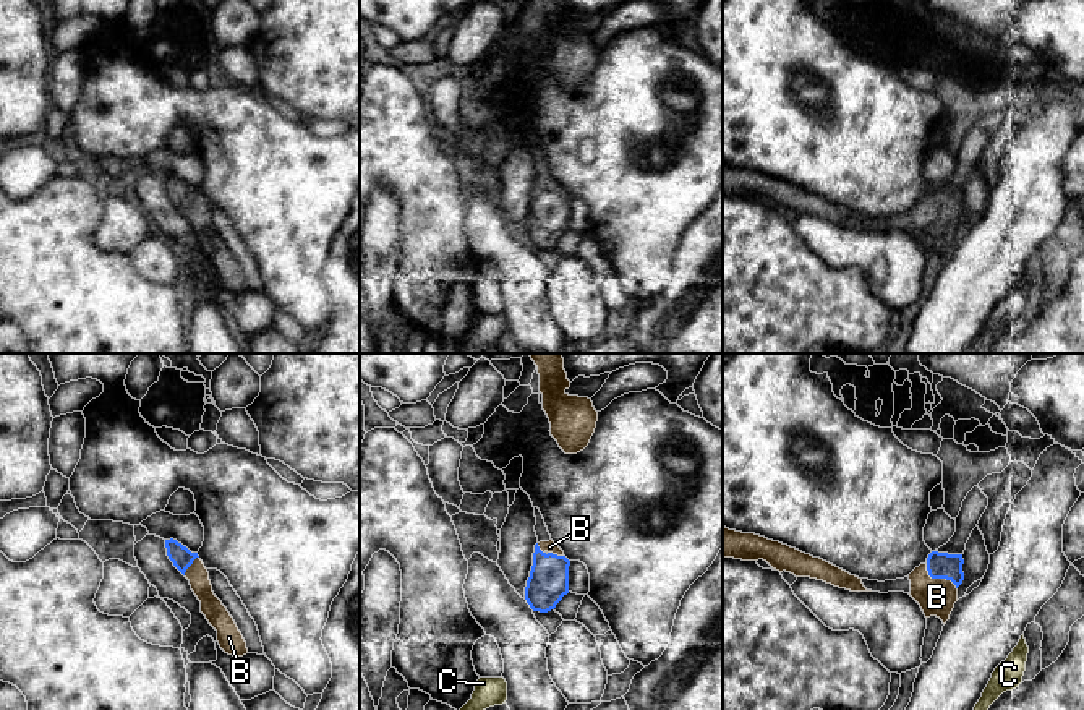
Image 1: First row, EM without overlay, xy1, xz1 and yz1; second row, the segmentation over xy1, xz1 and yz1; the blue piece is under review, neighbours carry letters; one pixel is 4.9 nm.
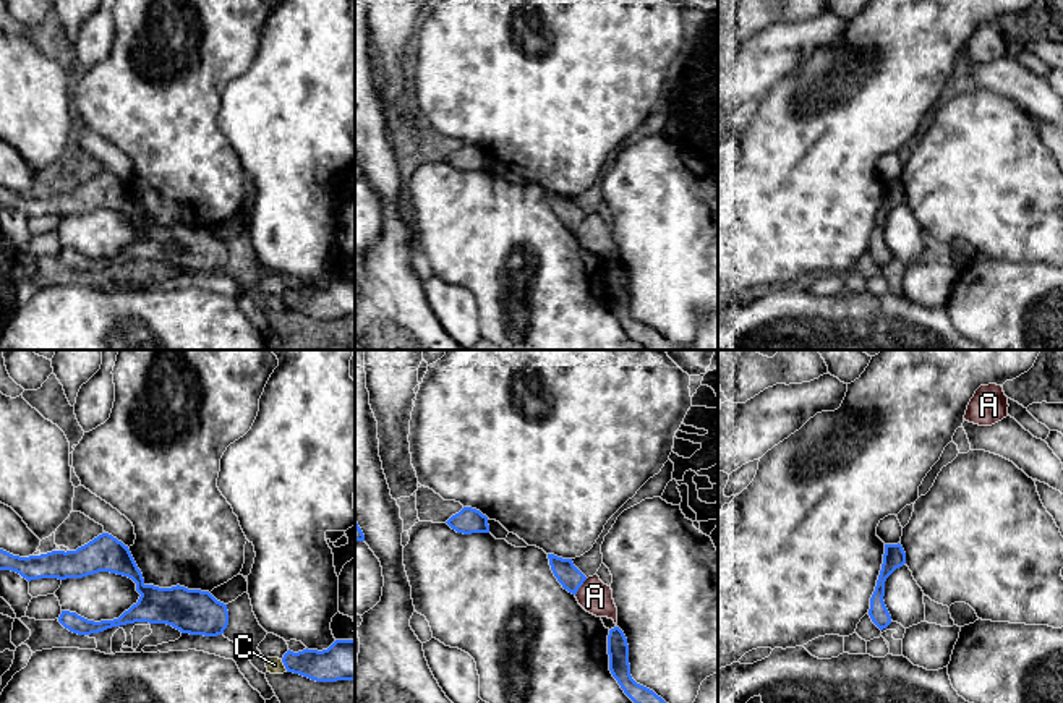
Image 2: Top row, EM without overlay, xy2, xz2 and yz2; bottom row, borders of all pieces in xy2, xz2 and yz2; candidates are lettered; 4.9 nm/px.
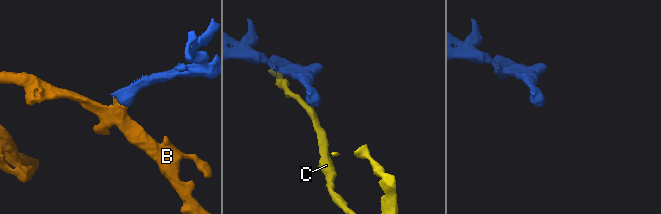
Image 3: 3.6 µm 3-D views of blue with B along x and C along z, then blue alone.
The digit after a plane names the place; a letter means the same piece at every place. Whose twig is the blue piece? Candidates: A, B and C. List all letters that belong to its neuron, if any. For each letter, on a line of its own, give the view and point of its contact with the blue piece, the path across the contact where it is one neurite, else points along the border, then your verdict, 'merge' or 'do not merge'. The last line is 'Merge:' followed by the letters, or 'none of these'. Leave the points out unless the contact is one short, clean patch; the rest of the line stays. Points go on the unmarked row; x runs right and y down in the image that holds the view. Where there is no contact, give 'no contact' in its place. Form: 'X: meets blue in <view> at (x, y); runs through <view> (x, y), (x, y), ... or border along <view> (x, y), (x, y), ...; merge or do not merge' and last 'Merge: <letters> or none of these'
A: meets blue in xz2 at (580, 222); border along xz2 (587, 216), (576, 232); do not merge
B: meets blue in yz1 at (938, 214); runs through yz1 (947, 203), (938, 214), (937, 234); merge
C: meets blue in xy2 at (284, 302); border along xy2 (281, 297), (287, 308); do not merge
Merge: B

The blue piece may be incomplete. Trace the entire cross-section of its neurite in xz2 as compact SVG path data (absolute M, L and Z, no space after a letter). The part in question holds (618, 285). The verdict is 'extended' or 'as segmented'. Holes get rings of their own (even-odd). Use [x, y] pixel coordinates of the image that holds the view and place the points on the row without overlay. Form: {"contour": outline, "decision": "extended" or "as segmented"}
{"contour": "M619 264L609 267L608 272L609 308L617 317L624 330L640 342L645 350L679 350L677 345L666 340L653 327L637 321L630 313L629 282Z", "decision": "as segmented"}

